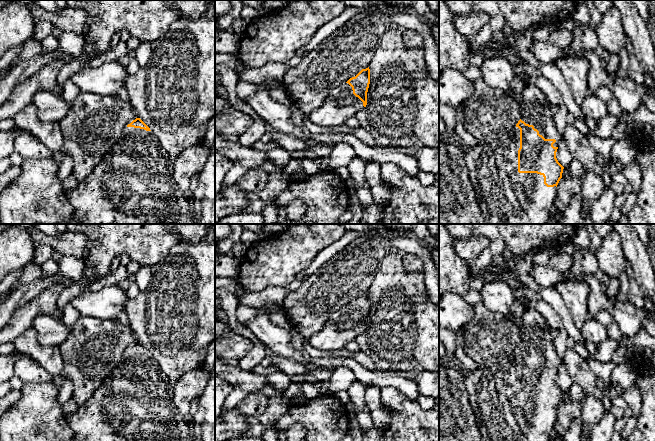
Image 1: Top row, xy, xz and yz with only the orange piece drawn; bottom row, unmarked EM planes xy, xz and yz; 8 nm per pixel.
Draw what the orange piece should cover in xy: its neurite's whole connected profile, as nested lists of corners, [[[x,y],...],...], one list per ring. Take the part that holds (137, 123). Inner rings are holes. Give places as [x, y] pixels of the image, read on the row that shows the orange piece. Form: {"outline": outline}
{"outline": [[[136,118],[126,127],[125,136],[103,156],[99,165],[88,176],[80,179],[76,188],[65,194],[73,207],[73,215],[70,220],[77,220],[78,224],[196,224],[192,212],[191,201],[186,199],[174,180],[174,165],[169,154],[164,150],[150,128],[140,119]]]}

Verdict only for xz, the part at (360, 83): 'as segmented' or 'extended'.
extended

